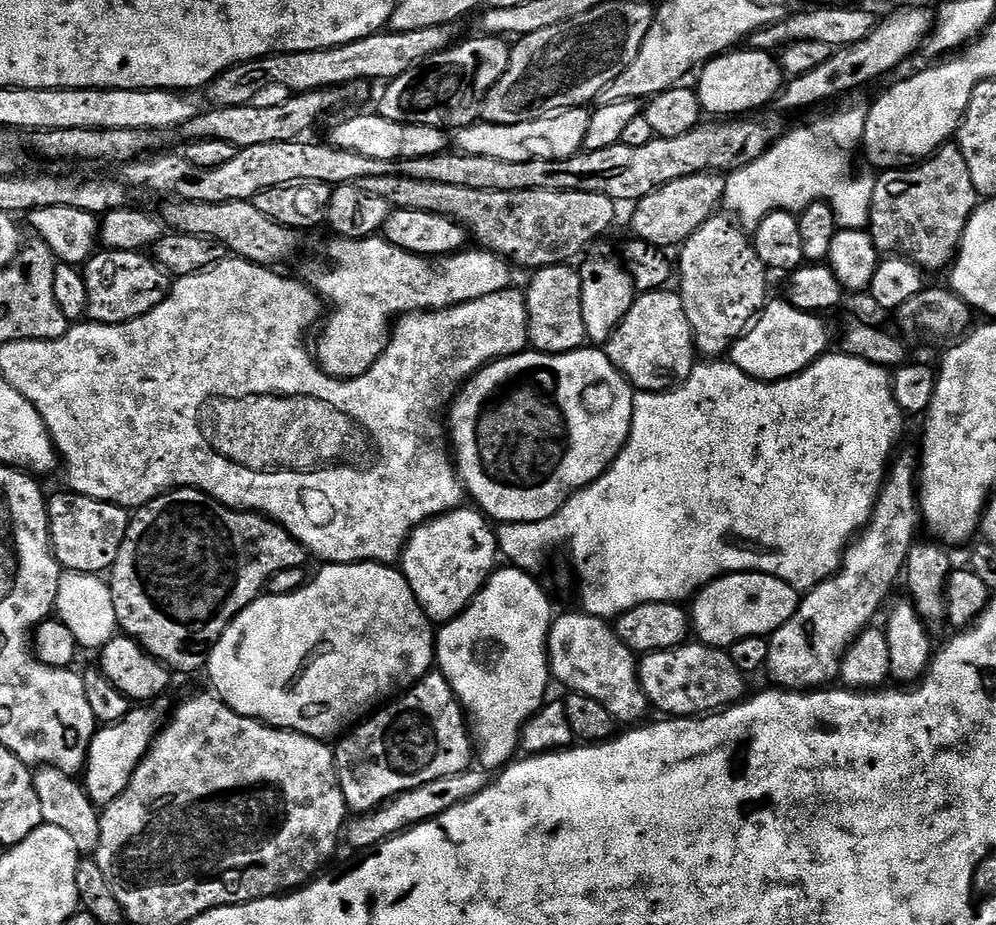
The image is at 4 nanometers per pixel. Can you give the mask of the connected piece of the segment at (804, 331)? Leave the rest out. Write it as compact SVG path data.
M769 299L751 328L732 344L730 362L751 380L785 380L819 360L829 351L828 328L815 312L803 312L787 299Z

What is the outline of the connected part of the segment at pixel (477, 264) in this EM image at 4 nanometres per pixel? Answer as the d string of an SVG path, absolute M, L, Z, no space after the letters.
M379 235L365 240L332 238L328 244L328 260L310 261L302 275L303 283L321 301L328 303L329 300L333 304L314 347L314 359L320 369L334 380L358 378L386 350L397 318L414 312L453 308L513 287L514 268L505 257L487 250L468 251L461 250L443 258L425 258L402 250Z

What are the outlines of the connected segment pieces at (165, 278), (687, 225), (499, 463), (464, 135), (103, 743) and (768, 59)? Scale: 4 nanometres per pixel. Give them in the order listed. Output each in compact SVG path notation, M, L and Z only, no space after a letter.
M100 250L83 265L82 271L88 296L87 319L98 324L125 324L150 314L167 298L174 283L169 272L144 252Z
M699 172L697 175L675 179L652 191L635 203L636 210L632 214L633 235L665 250L683 245L709 217L715 215L724 199L726 180L727 177L721 173Z
M585 346L573 352L563 352L555 356L549 352L525 350L517 356L507 356L501 360L493 360L480 369L450 405L450 448L454 453L456 470L460 481L464 483L465 493L471 503L483 512L489 521L500 524L529 524L542 522L555 516L558 509L566 503L569 496L588 488L618 458L624 443L632 429L632 411L634 410L634 389L627 378L610 362L607 351L596 346Z
M583 107L568 108L565 112L557 112L530 122L518 122L514 126L477 122L468 128L459 129L455 133L454 144L459 151L466 154L482 154L482 158L498 158L502 162L530 162L538 158L561 160L575 156L583 149L586 130L590 130L591 117L592 112Z
M136 706L126 714L124 720L117 724L101 727L90 742L88 765L82 773L82 783L88 797L97 806L114 802L126 786L130 786L130 778L134 778L134 770L144 761L144 756L152 746L161 727L162 719L152 706Z
M733 50L709 60L699 69L700 106L712 118L740 118L745 114L756 114L759 108L779 97L780 89L786 83L784 69L780 67L779 59L771 52Z

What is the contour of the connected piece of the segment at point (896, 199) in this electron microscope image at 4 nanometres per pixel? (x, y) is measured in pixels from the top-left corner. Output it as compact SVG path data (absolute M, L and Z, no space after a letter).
M949 142L931 156L911 166L884 170L876 176L872 213L868 219L872 241L877 252L881 254L899 254L928 274L940 271L943 273L956 259L956 252L960 249L964 231L977 203L978 197L974 182L970 182L970 169L966 167L966 158L962 158L959 144Z

